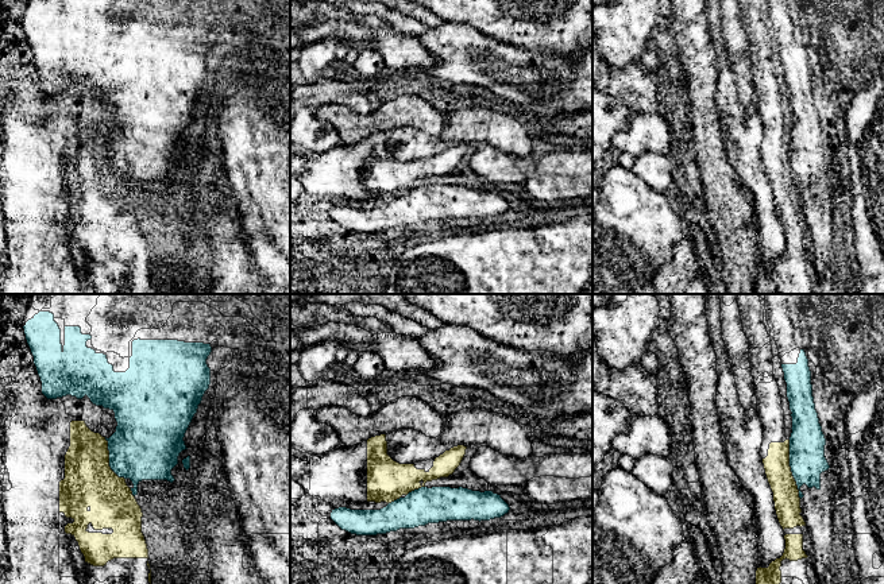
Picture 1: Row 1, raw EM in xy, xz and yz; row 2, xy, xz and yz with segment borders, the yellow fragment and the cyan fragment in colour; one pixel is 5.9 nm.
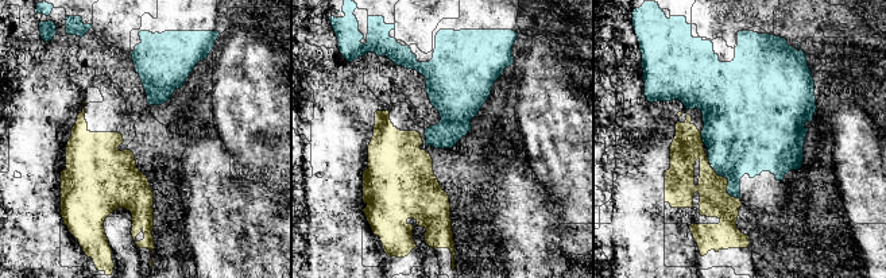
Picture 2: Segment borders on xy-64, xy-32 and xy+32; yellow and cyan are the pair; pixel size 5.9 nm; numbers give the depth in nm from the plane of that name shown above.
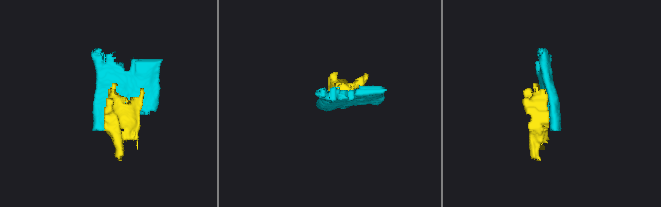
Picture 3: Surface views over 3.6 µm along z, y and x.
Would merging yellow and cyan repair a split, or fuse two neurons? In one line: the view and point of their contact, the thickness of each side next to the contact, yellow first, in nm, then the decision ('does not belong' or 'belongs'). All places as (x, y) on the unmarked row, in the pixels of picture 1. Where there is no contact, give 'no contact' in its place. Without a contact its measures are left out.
meets yellow in yz at (790, 167); 160 nm thick on the yellow side, 220 nm on the other; does not belong

